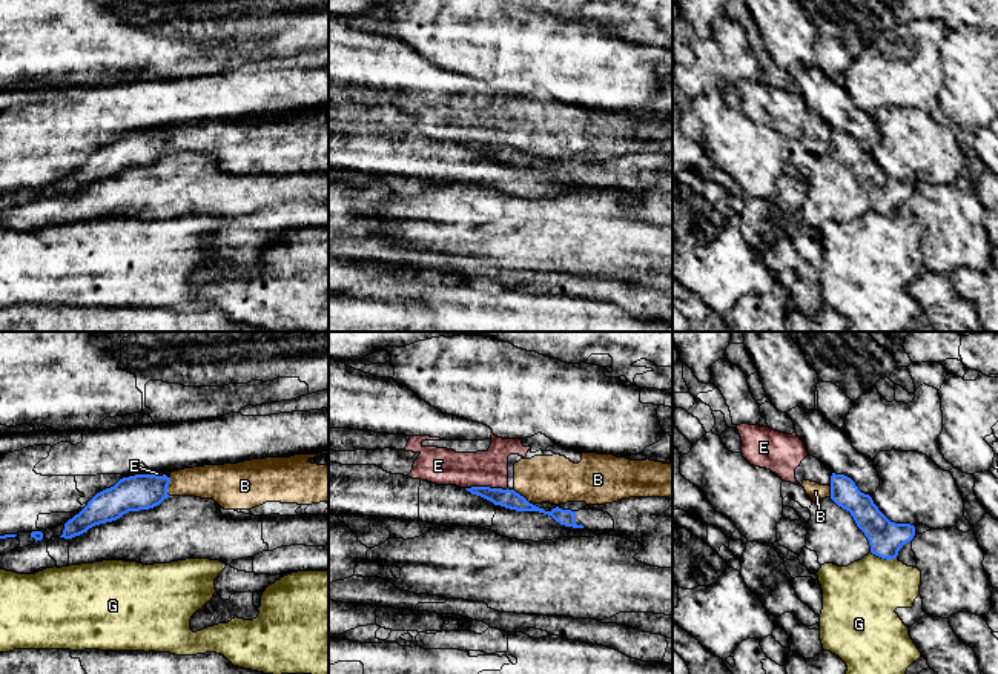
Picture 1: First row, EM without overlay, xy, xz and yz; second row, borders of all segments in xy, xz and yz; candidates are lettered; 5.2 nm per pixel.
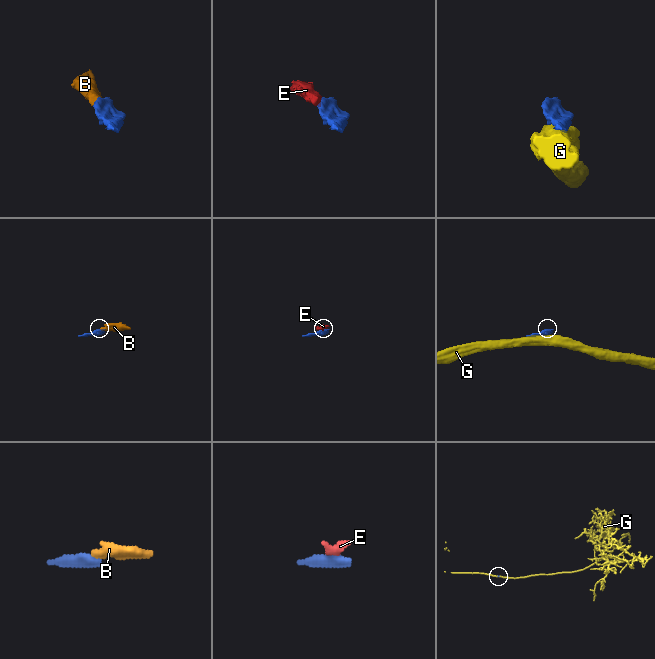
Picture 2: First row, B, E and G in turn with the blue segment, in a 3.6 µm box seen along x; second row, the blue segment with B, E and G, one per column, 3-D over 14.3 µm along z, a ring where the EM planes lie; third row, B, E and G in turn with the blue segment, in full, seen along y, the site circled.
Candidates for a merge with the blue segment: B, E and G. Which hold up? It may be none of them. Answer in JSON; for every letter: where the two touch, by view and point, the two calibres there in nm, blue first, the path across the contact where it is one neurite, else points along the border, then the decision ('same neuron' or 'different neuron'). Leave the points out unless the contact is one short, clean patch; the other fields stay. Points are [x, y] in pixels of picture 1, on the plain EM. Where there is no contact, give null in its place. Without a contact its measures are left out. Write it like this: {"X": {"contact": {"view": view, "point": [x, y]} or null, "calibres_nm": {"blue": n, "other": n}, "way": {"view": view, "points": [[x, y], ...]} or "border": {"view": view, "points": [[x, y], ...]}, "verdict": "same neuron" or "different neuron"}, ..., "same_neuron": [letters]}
{"B": {"contact": {"view": "xy", "point": [168, 142]}, "calibres_nm": {"blue": 190, "other": 180}, "border": {"view": "xy", "points": [[171, 134], [168, 151]]}, "verdict": "different neuron"}, "E": {"contact": {"view": "xz", "point": [485, 143]}, "calibres_nm": {"blue": 100, "other": 190}, "border": {"view": "xz", "points": [[507, 143], [465, 145]]}, "verdict": "different neuron"}, "G": {"contact": {"view": "yz", "point": [883, 214]}, "calibres_nm": {"blue": 180, "other": 380}, "verdict": "different neuron"}, "same_neuron": []}

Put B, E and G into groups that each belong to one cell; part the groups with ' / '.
B E / G

